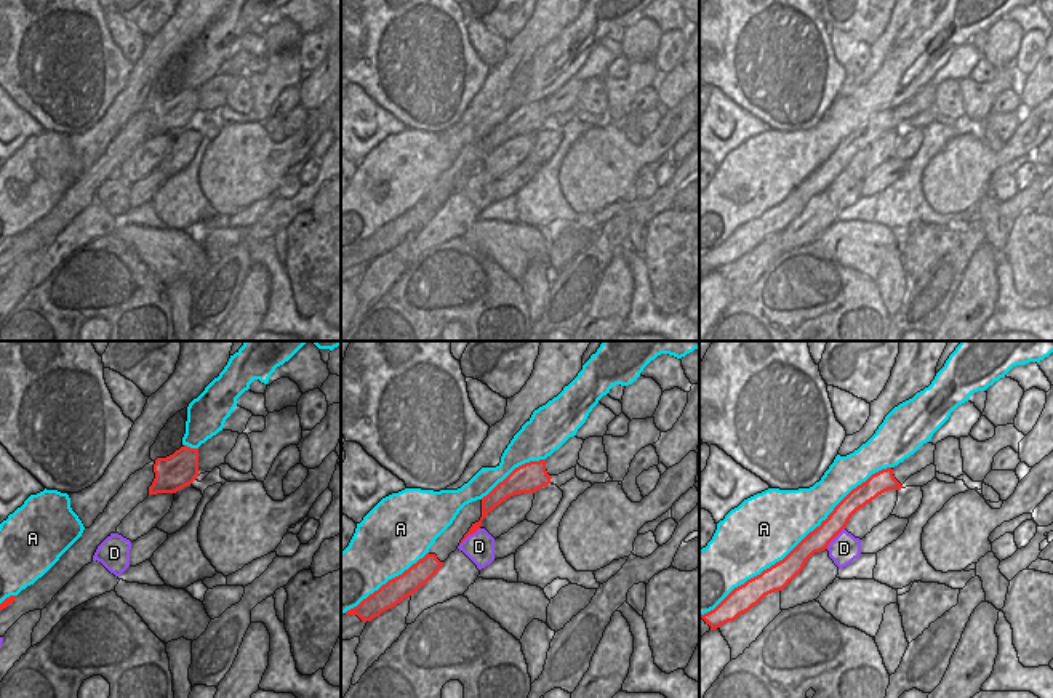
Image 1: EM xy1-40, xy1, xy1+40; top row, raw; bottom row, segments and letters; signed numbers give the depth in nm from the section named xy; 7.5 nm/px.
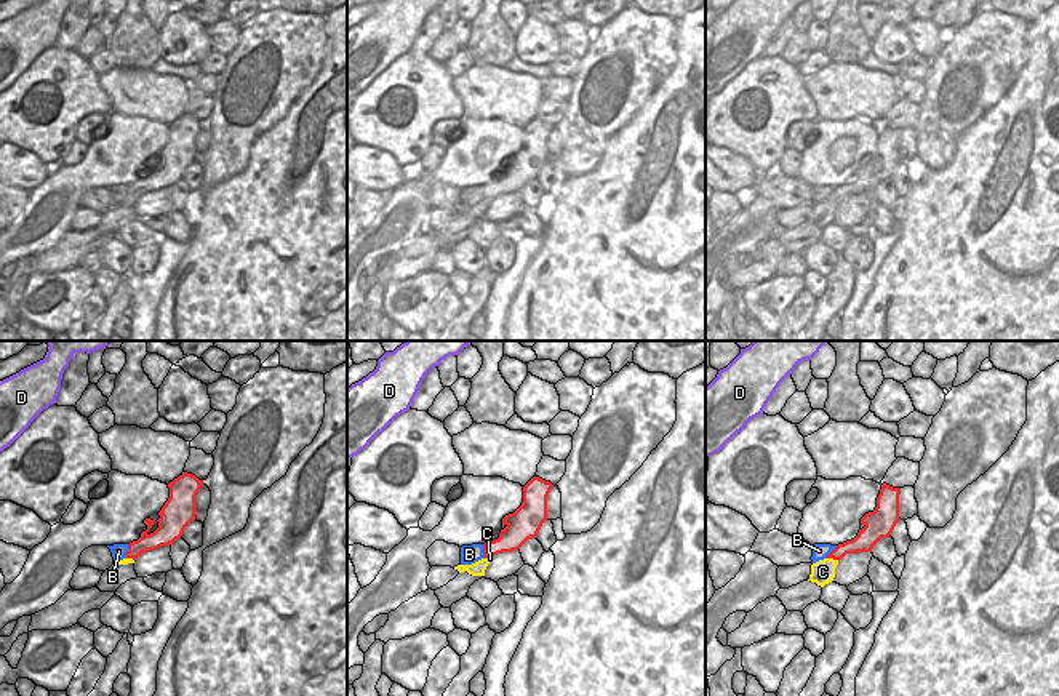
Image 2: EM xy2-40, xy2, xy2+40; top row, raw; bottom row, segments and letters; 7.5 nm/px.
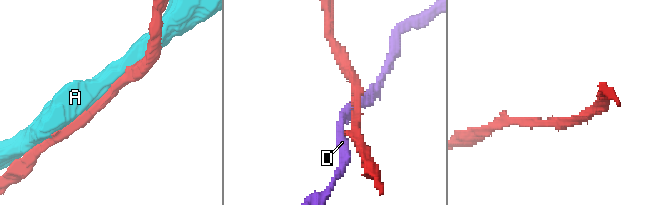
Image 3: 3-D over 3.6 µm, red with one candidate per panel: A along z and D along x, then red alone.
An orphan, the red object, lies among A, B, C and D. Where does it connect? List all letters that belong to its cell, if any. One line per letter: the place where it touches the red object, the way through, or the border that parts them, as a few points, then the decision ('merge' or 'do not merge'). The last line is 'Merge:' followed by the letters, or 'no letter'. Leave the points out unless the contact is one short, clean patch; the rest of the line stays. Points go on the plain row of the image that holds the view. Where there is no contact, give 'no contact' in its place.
A: xy1+40 (797, 186) | do not merge
B: xy2-40 (128, 192) | along xy2-40 (128, 186), (125, 199) | do not merge
C: xy2+40 (834, 200) | merge
D: xy1+40 (834, 178) | along xy1+40 (844, 168), (826, 189) | do not merge
Merge: C

